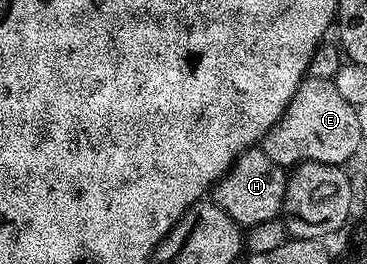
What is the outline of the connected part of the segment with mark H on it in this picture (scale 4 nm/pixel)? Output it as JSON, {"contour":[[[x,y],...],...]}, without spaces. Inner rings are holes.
{"contour":[[[261,148],[246,150],[231,165],[226,176],[213,187],[213,201],[241,228],[252,228],[265,221],[273,221],[283,214],[289,174],[284,167],[273,164]]]}

